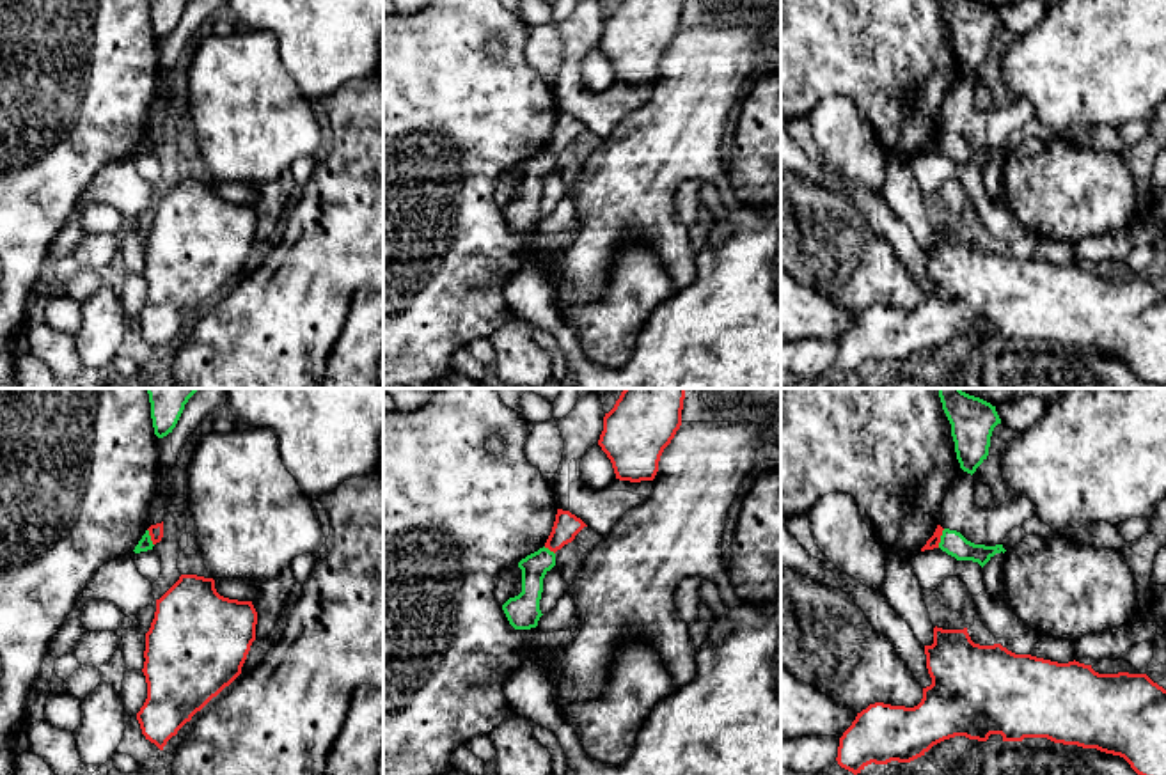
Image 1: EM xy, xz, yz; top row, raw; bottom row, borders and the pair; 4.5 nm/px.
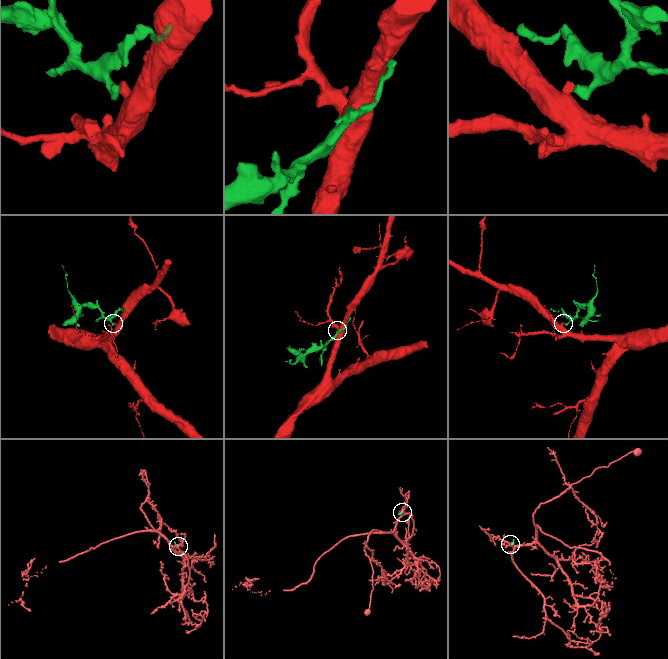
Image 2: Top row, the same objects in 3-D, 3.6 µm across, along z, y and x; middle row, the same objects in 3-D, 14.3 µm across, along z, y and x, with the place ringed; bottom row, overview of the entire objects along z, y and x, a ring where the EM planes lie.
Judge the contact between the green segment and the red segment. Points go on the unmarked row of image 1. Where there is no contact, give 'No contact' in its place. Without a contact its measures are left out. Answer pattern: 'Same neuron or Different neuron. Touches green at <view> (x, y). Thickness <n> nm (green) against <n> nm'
Different neuron. Touches green at yz (941, 140). Thickness 110 nm (green) against 50 nm

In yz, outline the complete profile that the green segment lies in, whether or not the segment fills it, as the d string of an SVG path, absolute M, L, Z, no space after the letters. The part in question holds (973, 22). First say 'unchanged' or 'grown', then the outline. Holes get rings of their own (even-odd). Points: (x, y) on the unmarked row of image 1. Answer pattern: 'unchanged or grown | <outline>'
unchanged | M941 0L941 5L960 71L973 78L987 62L992 34L1001 27L996 9L980 0Z

